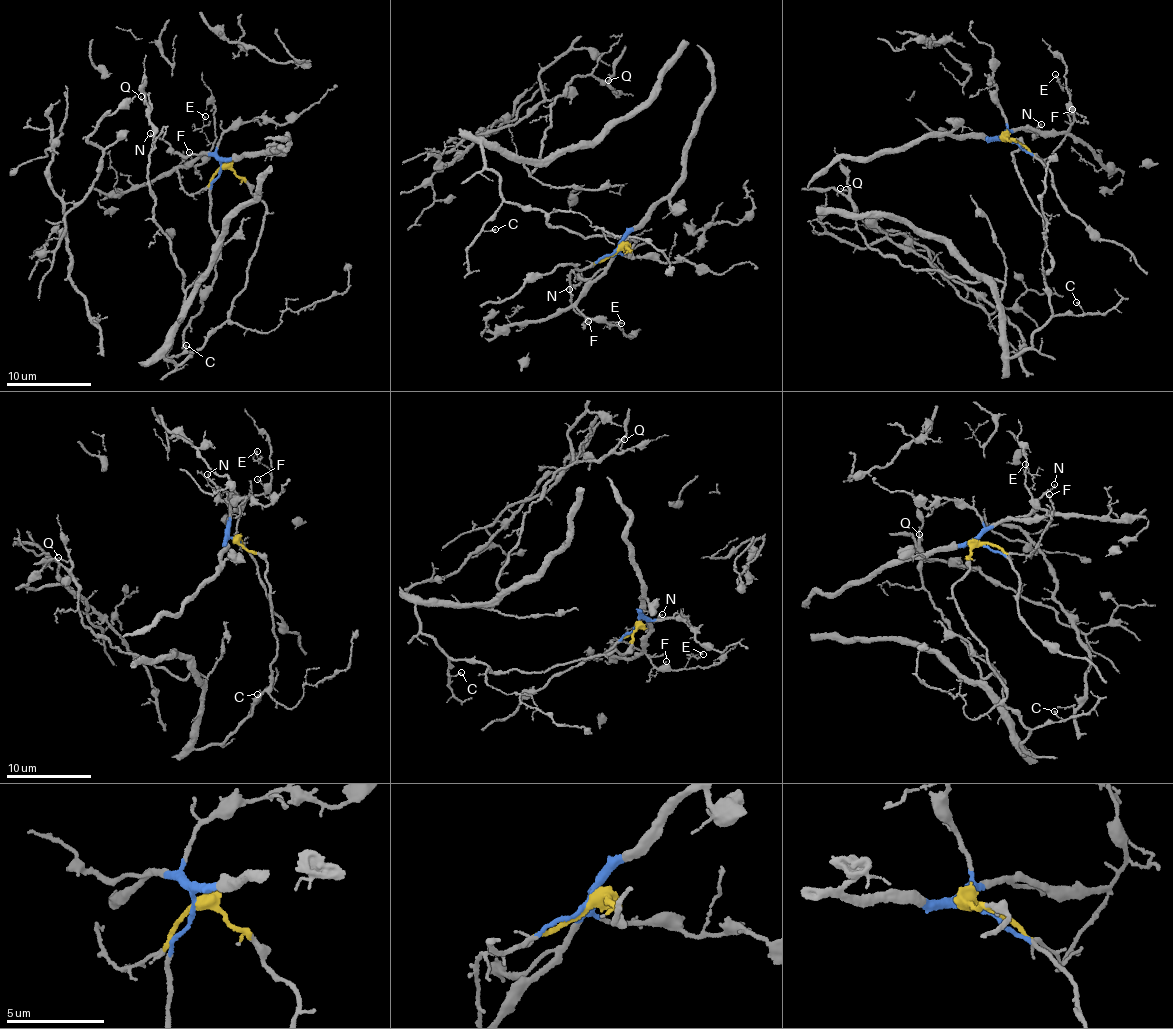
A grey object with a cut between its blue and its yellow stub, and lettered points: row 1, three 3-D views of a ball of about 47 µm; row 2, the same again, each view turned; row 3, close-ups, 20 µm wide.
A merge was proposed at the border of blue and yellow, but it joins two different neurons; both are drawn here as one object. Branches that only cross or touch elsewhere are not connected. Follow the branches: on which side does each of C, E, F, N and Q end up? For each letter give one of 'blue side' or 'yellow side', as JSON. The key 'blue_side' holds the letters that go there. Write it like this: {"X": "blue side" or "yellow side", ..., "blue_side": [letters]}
{"C": "yellow side", "E": "blue side", "F": "blue side", "N": "blue side", "Q": "yellow side", "blue_side": ["E", "F", "N"]}

